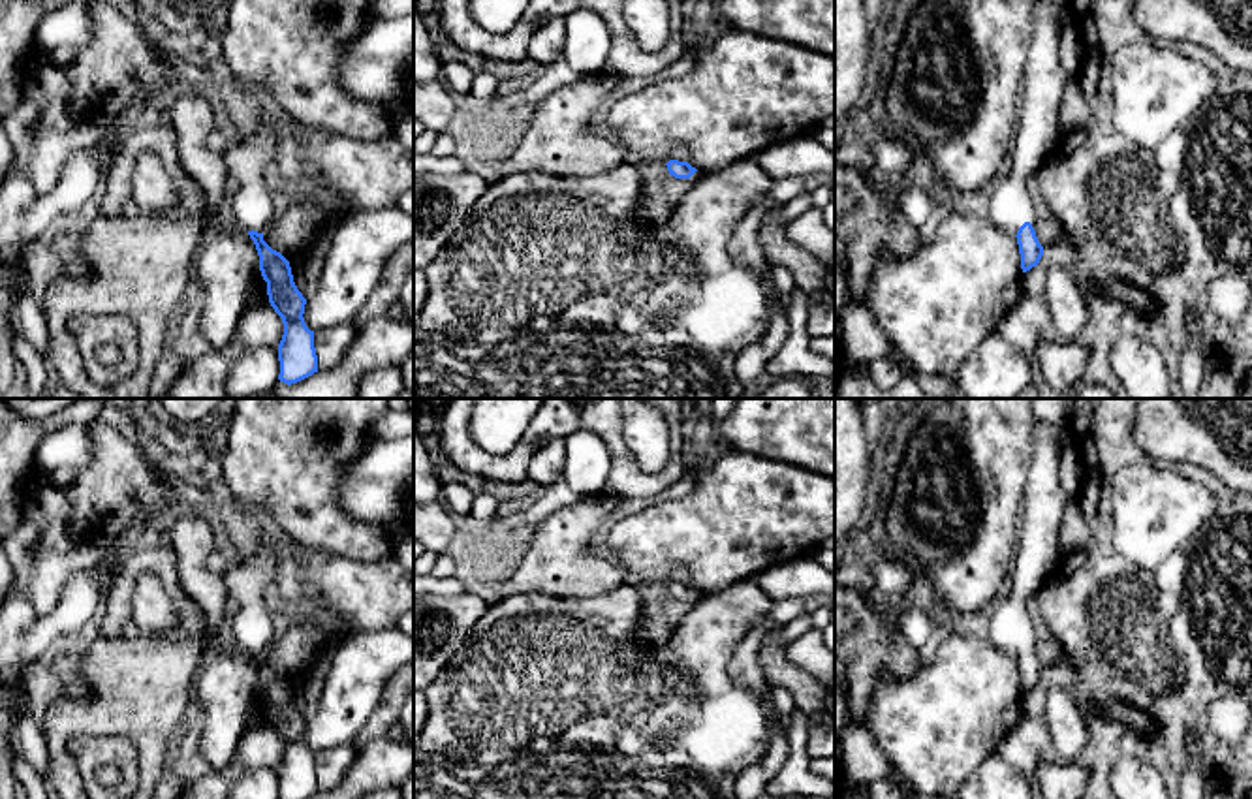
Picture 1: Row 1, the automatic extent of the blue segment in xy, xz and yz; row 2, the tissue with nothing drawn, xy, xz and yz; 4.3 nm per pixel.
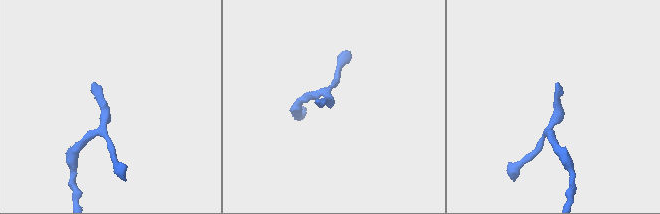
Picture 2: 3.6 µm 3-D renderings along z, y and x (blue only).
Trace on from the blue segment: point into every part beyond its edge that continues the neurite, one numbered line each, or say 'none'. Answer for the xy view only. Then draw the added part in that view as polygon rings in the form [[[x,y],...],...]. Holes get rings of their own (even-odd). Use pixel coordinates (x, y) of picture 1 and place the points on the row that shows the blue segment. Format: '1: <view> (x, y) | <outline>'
1: xy (249, 158) | [[[265,103],[254,132],[224,152],[227,175],[239,182],[239,190],[227,199],[227,211],[244,231],[265,233],[274,214],[265,175],[276,156],[280,126],[276,109]]]

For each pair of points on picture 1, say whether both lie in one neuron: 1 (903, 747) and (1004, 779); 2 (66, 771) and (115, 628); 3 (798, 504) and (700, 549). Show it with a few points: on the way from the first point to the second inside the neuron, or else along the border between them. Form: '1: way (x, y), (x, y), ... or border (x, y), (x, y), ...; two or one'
1: border (995, 751), (965, 779); two
2: border (100, 632), (132, 636); two
3: way (773, 512), (745, 514), (724, 532); one

